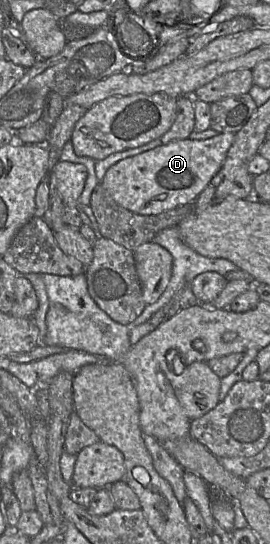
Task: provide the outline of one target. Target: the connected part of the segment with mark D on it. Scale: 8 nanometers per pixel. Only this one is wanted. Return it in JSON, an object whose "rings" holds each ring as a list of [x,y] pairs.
{"rings":[[[219,133],[205,140],[186,138],[162,144],[113,164],[100,185],[119,205],[143,215],[193,203],[221,169],[234,137],[235,133]]]}

